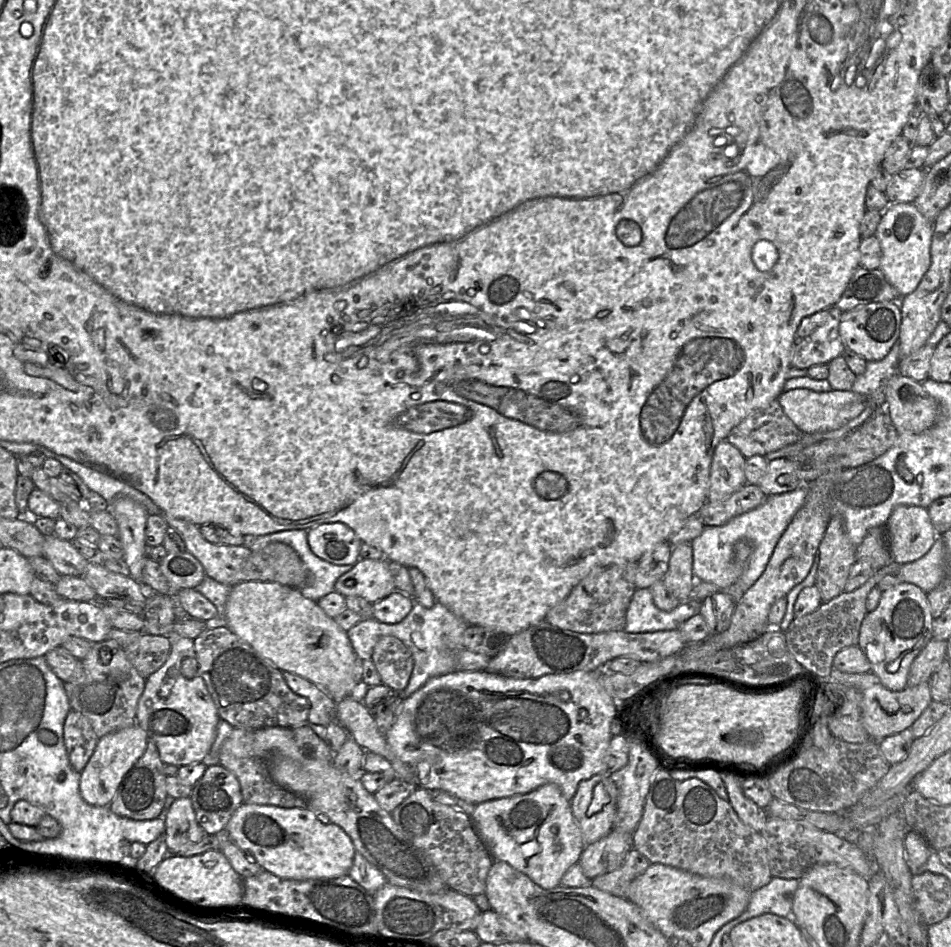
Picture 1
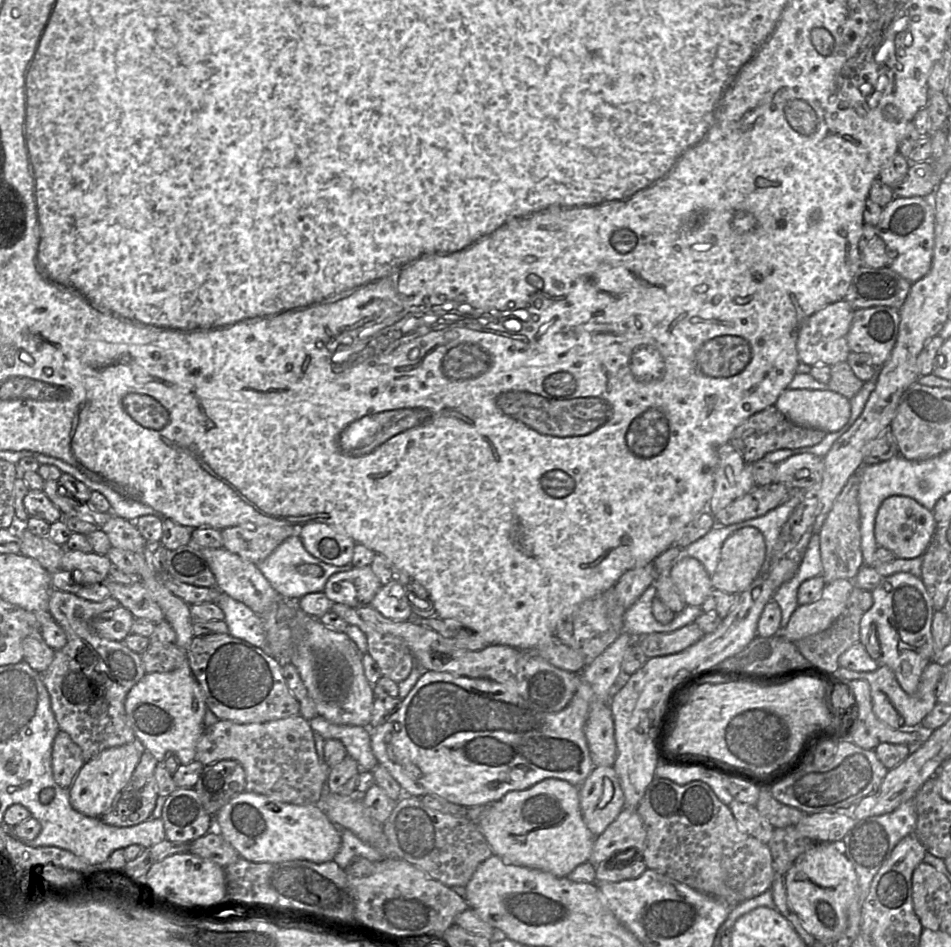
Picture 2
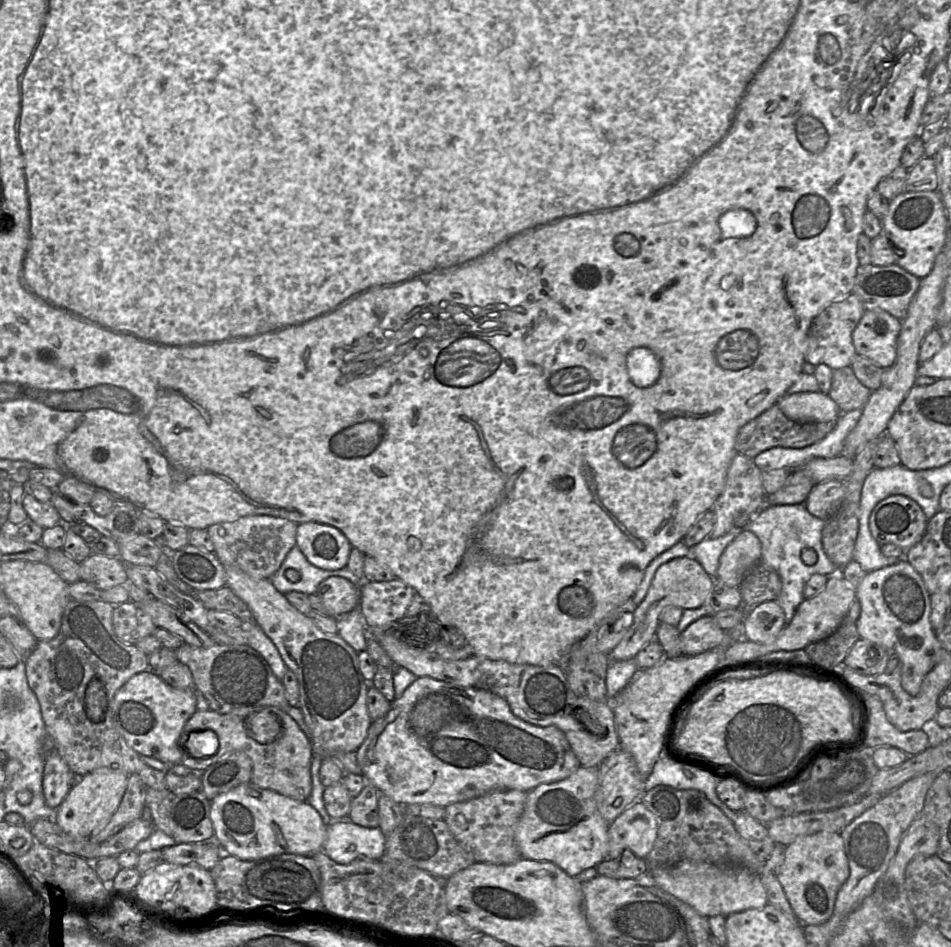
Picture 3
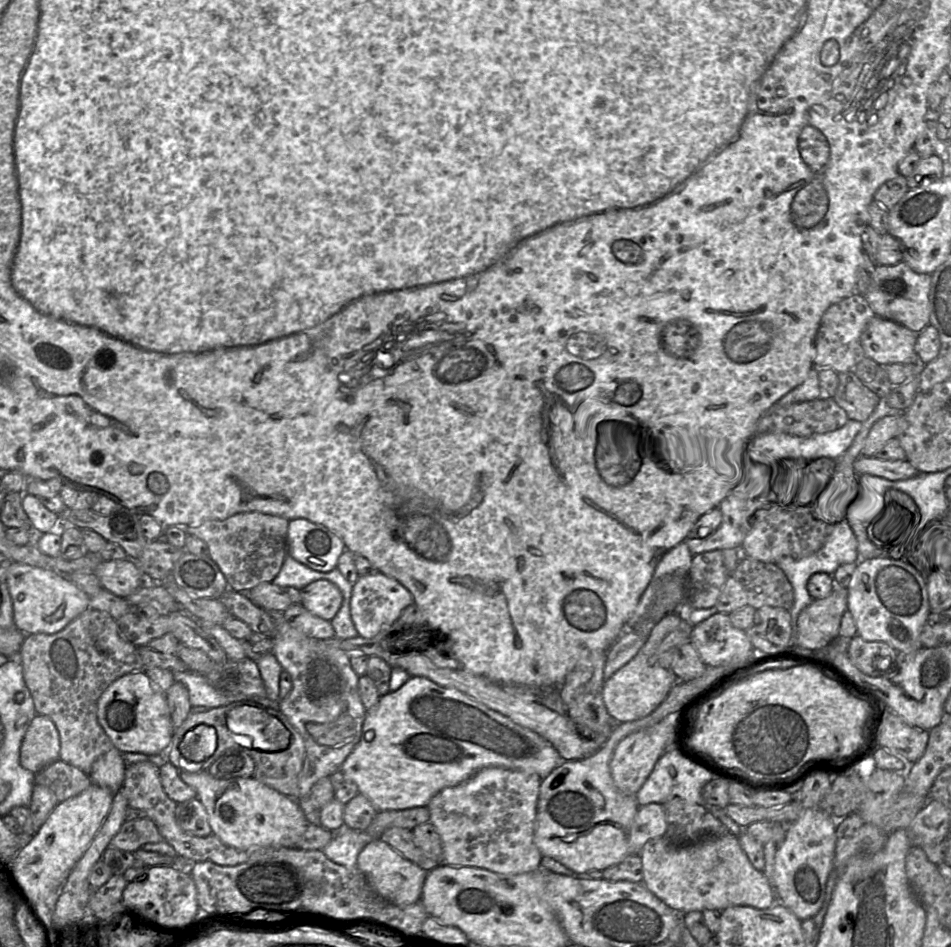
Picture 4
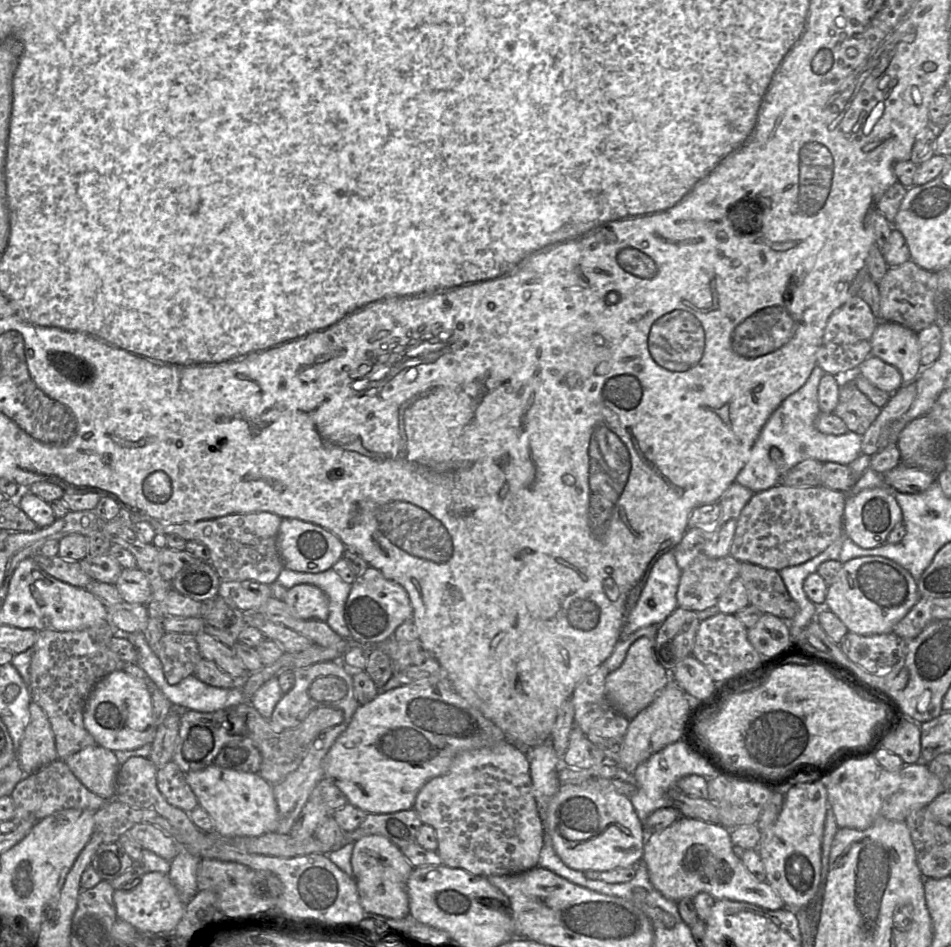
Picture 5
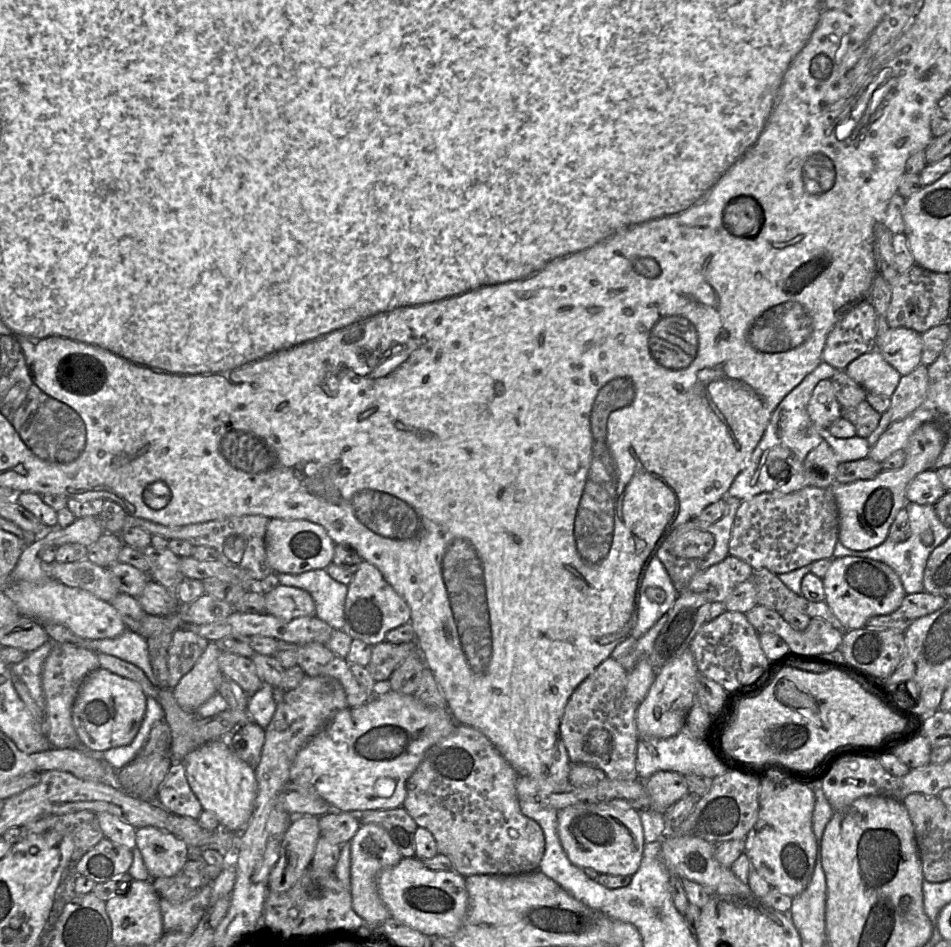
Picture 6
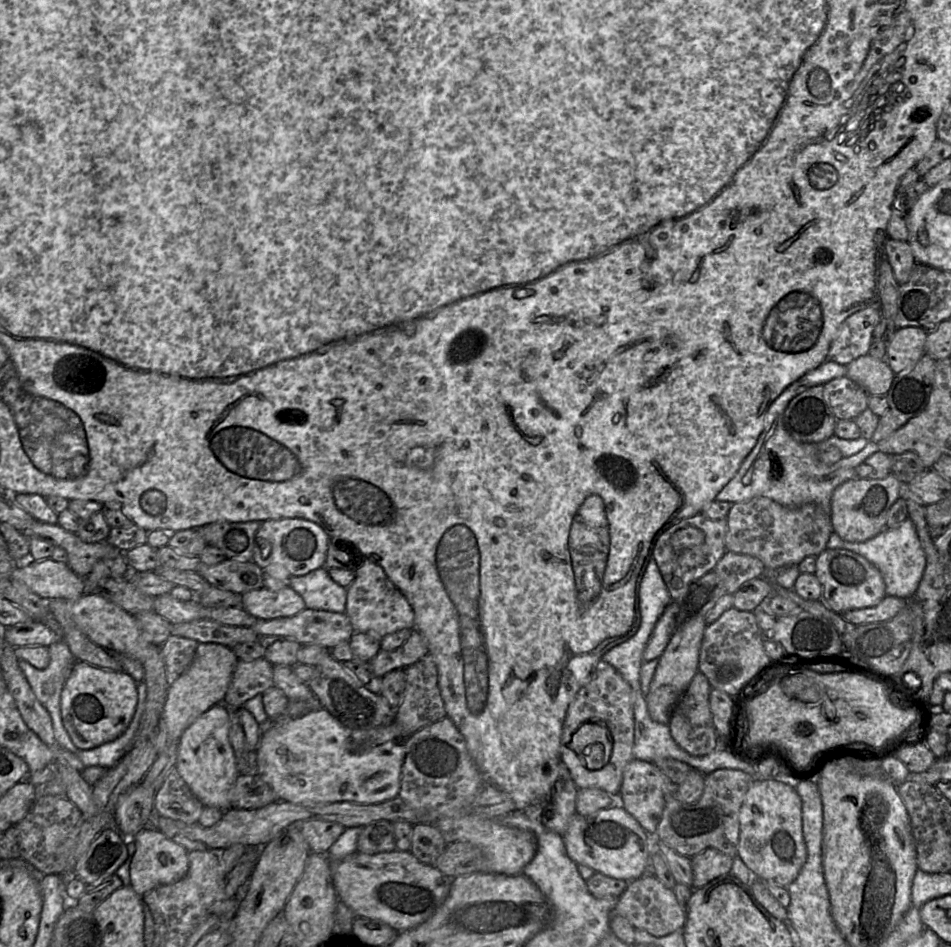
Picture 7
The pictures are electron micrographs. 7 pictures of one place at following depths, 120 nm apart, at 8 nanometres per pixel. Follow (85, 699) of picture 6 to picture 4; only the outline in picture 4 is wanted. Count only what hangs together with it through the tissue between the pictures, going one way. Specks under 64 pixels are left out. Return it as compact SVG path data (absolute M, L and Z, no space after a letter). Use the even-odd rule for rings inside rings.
M144 671L128 673L106 688L98 700L97 719L114 747L123 754L166 752L175 731L166 693L153 684Z

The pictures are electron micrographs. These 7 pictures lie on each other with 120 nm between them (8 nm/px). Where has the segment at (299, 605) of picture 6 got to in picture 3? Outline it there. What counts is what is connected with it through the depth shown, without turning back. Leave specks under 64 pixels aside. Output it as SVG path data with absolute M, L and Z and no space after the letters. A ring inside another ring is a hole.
M343 577L326 578L318 585L316 594L333 616L345 614L355 607L360 607L360 589Z

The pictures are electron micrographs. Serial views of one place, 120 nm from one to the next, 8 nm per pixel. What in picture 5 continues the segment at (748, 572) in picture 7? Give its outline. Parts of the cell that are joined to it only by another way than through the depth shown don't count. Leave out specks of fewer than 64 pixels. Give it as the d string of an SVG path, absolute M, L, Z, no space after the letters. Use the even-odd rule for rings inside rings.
M731 555L696 557L681 573L676 593L678 607L703 611L717 605L730 583L738 578L740 565Z

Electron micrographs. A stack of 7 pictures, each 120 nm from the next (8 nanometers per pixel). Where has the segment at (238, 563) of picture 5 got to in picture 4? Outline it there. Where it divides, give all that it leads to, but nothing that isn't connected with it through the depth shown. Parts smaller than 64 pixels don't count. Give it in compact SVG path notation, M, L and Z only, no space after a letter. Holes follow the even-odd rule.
M242 512L225 520L208 520L186 527L186 533L202 539L209 548L210 558L224 574L228 588L247 592L263 582L272 582L287 555L289 520L260 512Z

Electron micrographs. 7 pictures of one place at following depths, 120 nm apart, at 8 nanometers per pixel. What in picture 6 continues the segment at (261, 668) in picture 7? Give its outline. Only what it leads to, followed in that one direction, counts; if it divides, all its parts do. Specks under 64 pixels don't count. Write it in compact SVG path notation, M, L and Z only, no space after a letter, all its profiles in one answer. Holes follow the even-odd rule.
M221 651L218 663L221 672L235 681L249 696L264 685L257 674L252 659L249 657Z

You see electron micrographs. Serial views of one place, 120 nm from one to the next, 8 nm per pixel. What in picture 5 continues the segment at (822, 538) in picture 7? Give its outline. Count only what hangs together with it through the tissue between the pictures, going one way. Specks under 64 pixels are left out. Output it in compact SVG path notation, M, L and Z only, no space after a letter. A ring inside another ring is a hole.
M778 484L754 493L739 516L730 555L741 562L749 562L780 571L803 564L823 552L843 535L843 517L848 493L824 486L790 487Z

